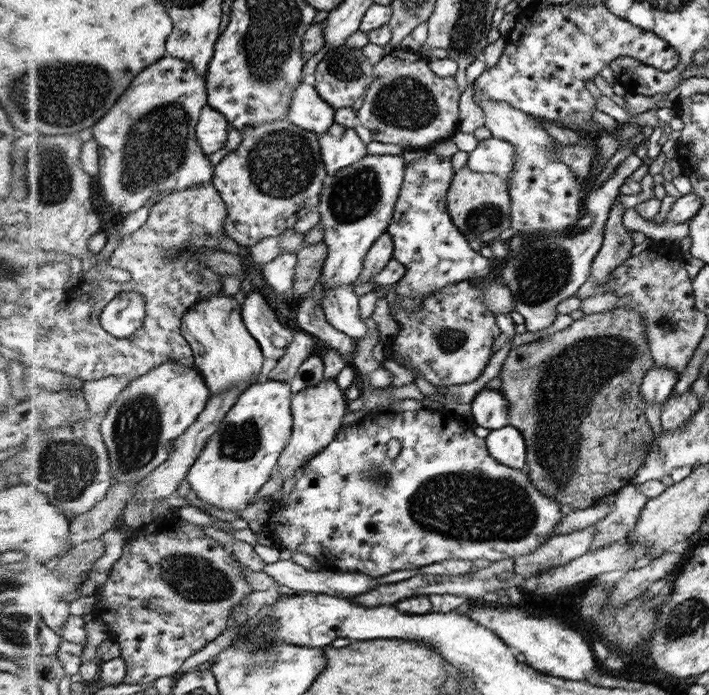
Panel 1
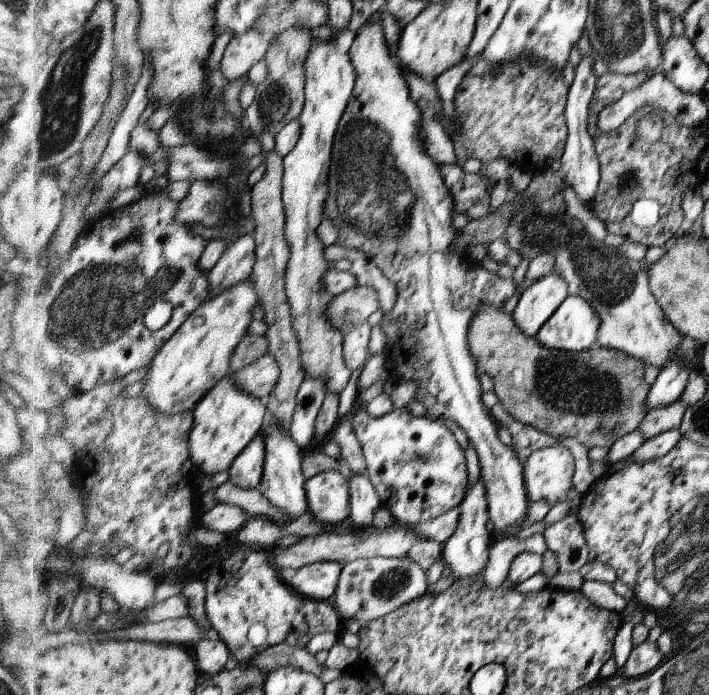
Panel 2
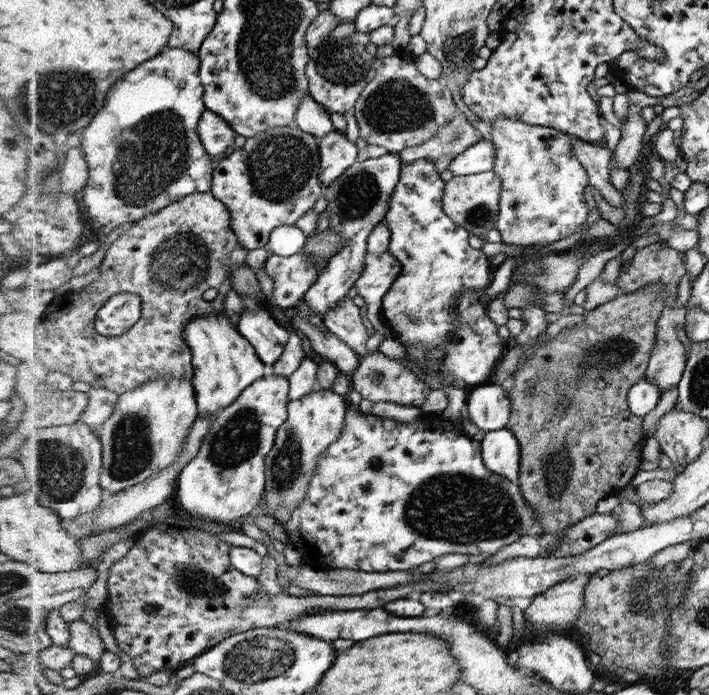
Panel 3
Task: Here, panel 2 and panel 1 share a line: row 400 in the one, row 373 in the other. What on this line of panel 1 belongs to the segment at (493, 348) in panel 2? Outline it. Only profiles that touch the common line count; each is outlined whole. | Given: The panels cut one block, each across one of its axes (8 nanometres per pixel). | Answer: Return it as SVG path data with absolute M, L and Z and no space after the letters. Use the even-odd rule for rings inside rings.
M619 304L612 310L596 314L585 314L567 328L552 333L549 337L539 341L520 345L509 352L499 375L502 380L499 391L507 398L509 406L508 425L515 426L518 431L522 432L524 441L527 443L526 472L528 472L528 477L530 477L532 484L536 484L540 492L543 492L546 496L551 496L556 502L559 502L564 513L595 506L600 498L616 493L617 490L630 483L634 473L638 471L640 459L646 455L647 443L652 443L652 438L655 436L650 423L646 419L646 402L644 397L640 395L644 375L654 366L655 361L651 355L644 320L632 307L622 304Z

